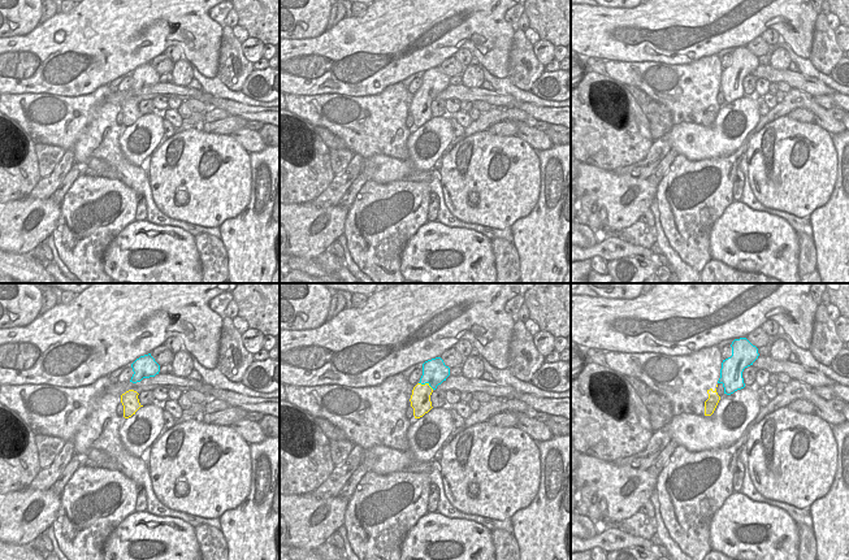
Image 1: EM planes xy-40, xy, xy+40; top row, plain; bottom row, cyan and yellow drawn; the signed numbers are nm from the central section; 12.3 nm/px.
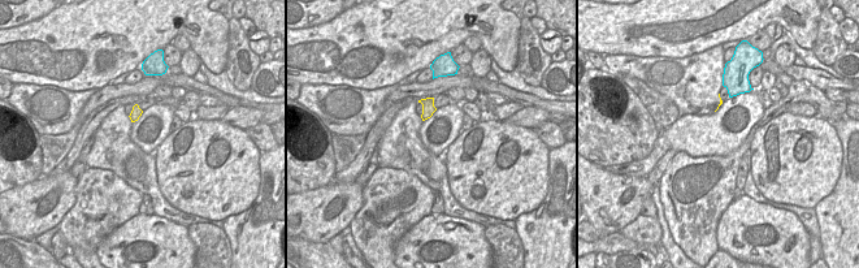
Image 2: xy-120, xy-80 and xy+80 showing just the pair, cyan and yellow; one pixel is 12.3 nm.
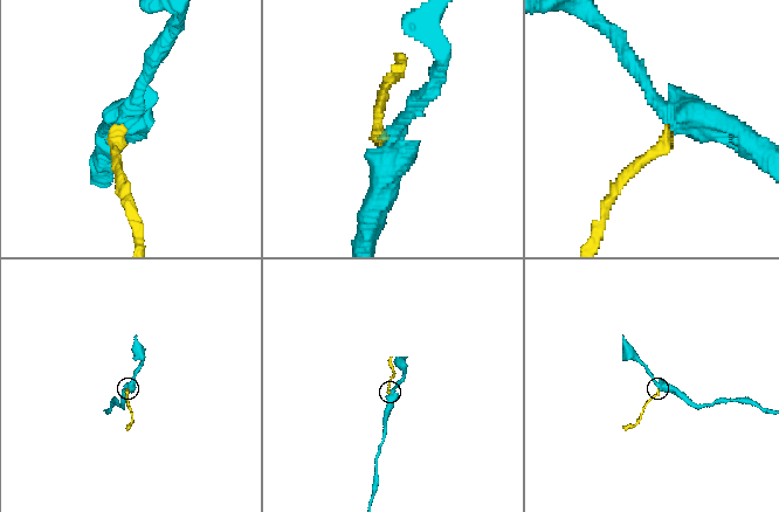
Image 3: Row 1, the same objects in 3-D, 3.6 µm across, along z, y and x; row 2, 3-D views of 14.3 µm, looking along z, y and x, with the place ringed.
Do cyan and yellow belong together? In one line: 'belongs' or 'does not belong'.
does not belong

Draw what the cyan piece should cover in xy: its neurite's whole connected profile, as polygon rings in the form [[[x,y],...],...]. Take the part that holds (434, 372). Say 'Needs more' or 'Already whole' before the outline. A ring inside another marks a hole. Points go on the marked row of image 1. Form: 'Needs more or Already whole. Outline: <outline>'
Already whole. Outline: [[[441,357],[428,360],[423,364],[421,385],[428,383],[433,390],[437,388],[450,375],[450,368],[445,365]]]

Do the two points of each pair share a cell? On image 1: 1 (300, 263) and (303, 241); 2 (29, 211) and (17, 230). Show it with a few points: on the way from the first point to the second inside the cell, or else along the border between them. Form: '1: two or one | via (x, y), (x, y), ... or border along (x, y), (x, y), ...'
1: two | border along (293, 255), (313, 259)
2: one | via (26, 216), (20, 225)

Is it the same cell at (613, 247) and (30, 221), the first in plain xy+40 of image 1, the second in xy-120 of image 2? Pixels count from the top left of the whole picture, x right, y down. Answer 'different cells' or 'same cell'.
same cell

